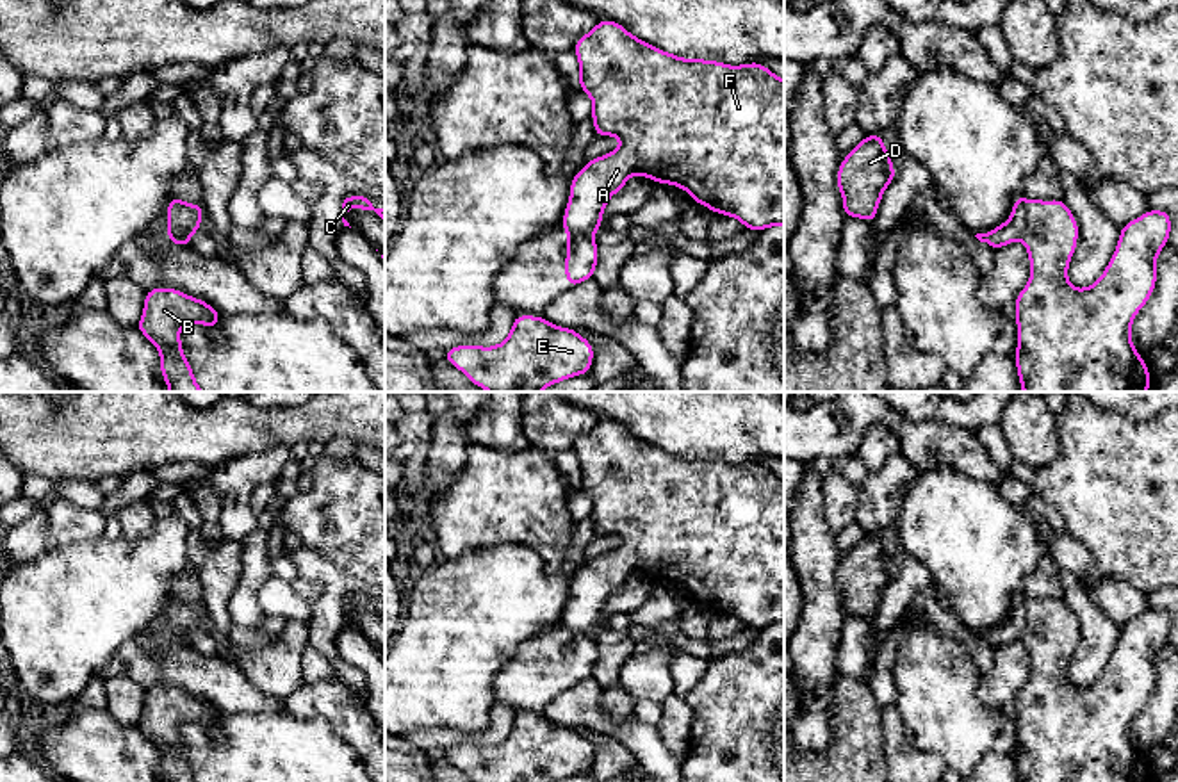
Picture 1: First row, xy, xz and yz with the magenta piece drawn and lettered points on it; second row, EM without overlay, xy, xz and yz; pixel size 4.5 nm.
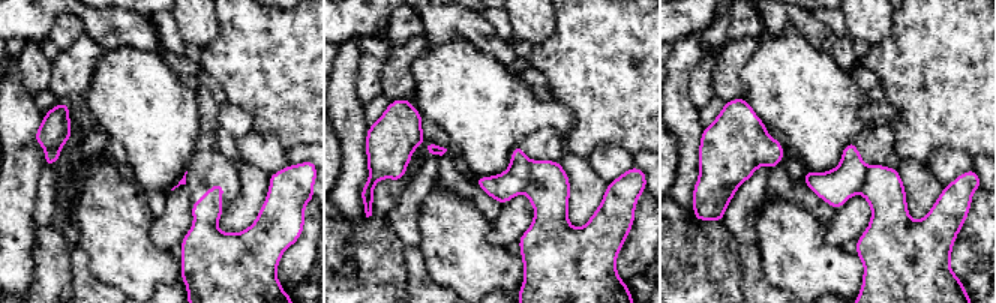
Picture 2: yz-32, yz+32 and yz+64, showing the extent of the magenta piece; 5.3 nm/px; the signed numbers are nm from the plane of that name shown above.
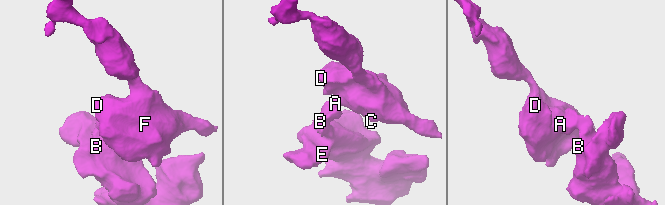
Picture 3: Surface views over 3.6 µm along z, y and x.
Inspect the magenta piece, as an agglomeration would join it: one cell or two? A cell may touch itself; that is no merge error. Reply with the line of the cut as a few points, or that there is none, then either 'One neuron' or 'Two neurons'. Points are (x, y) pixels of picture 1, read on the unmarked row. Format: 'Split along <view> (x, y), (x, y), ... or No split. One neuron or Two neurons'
Split along yz (1025, 599), (1025, 627), (1020, 636). Two neurons

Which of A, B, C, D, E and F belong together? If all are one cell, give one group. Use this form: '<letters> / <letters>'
A C D F / B E

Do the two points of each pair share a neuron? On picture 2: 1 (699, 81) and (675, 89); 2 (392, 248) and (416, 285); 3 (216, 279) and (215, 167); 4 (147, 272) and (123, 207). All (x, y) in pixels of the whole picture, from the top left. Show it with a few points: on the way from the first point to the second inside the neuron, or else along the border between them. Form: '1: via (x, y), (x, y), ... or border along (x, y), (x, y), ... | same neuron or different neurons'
1: border along (710, 54), (690, 78), (690, 101), (698, 110) | different neurons
2: border along (402, 246), (402, 267), (407, 287) | different neurons
3: via (207, 251), (207, 204), (210, 195) | same neuron
4: via (131, 255), (123, 248), (123, 224) | same neuron

